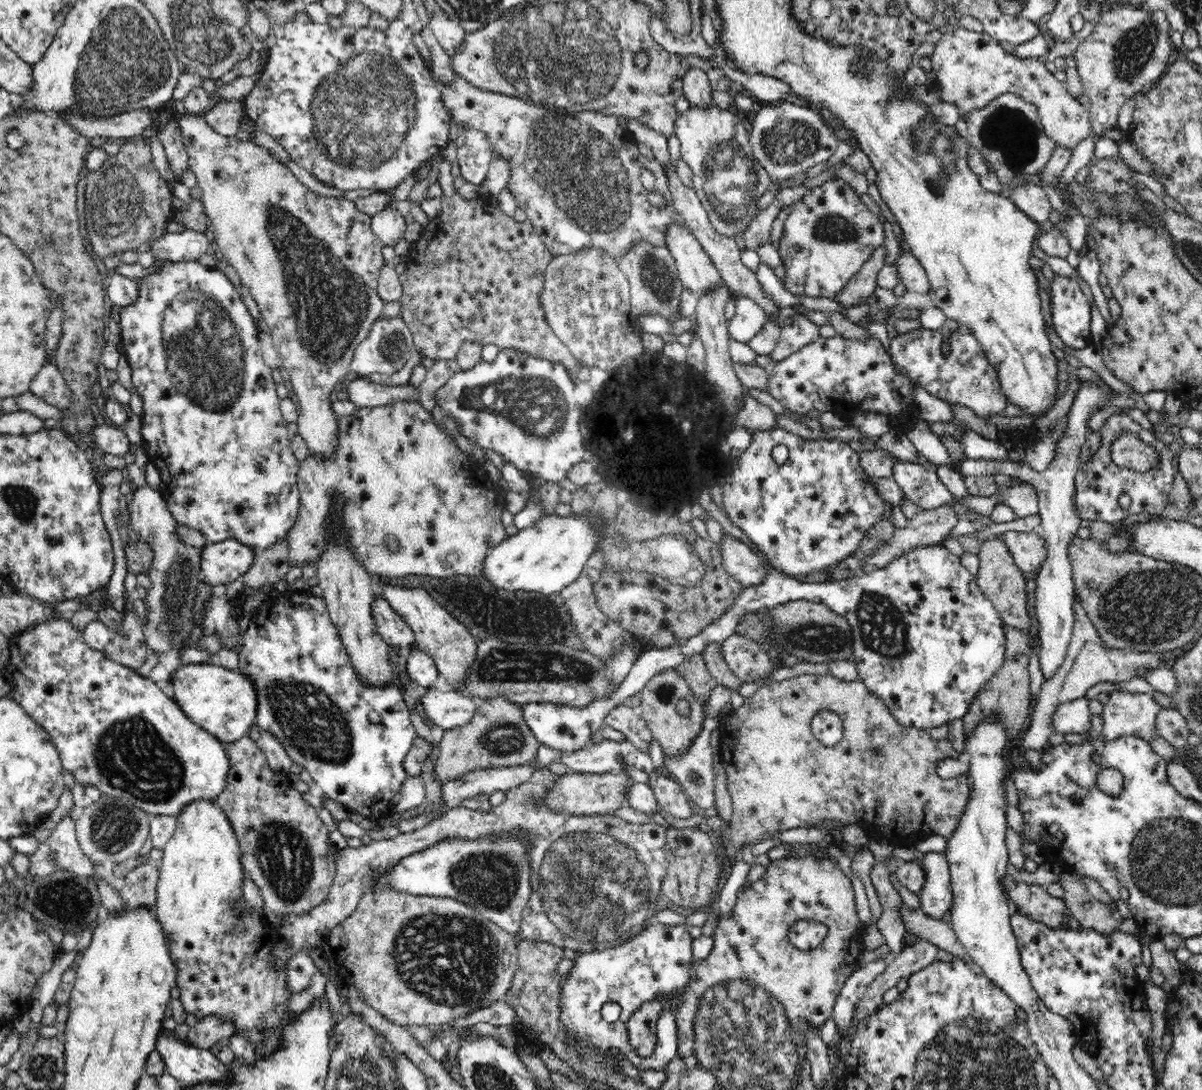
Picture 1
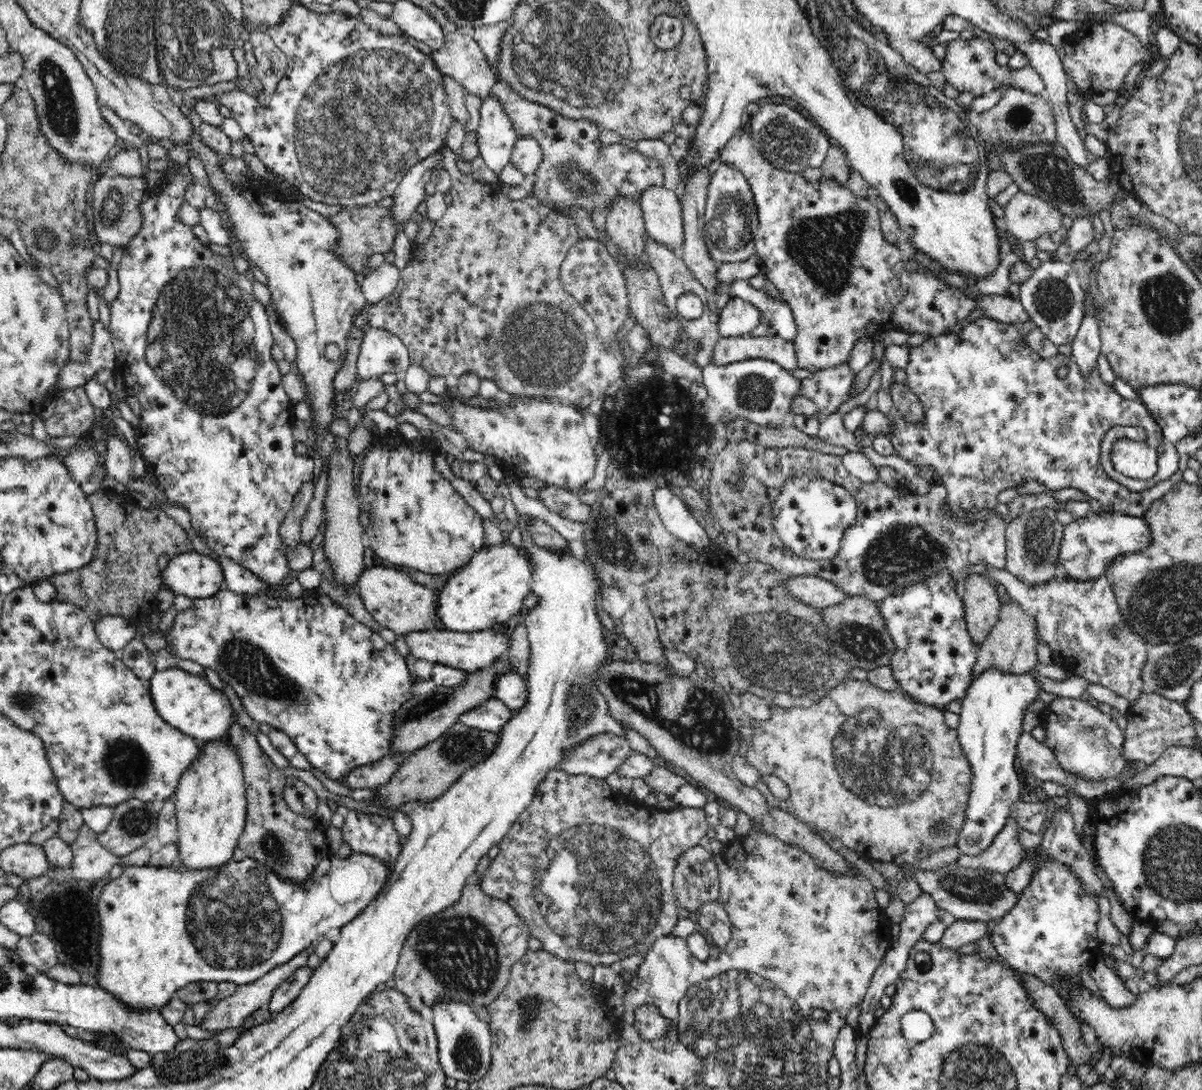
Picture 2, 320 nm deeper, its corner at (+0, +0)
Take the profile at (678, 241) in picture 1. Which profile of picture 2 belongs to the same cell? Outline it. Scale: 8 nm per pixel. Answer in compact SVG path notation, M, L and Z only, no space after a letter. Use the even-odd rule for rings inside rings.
M658 185L648 188L639 200L647 236L670 250L682 248L684 242L683 215L677 195Z

